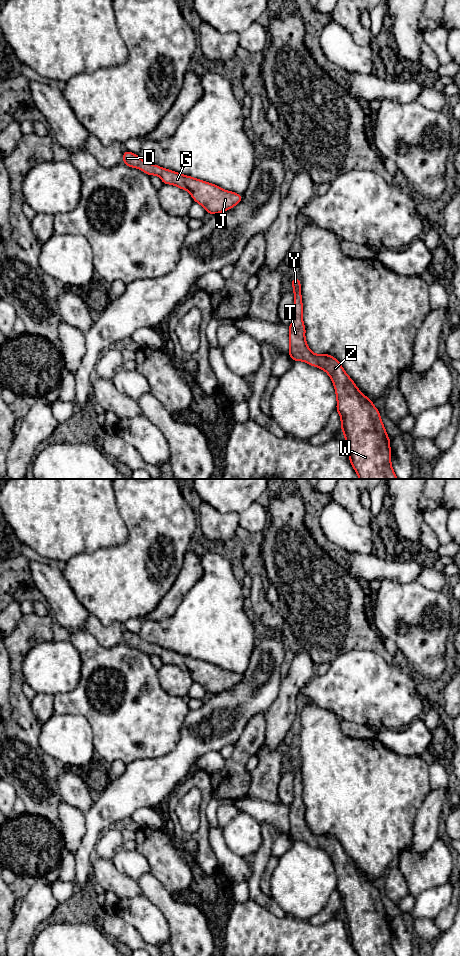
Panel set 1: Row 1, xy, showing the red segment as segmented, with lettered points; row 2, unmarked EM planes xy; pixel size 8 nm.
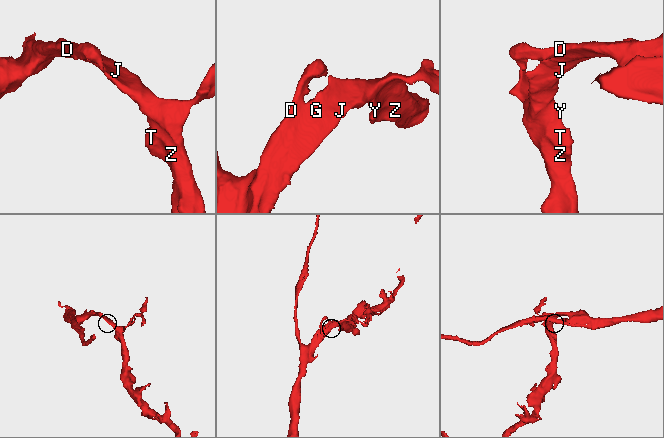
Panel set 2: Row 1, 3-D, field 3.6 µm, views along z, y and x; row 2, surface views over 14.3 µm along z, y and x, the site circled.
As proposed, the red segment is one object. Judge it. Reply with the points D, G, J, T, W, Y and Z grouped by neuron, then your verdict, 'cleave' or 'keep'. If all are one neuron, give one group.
D G J T W Y Z | keep

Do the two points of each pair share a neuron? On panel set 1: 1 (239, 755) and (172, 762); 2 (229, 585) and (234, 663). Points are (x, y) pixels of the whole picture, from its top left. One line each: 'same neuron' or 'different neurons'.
1: different neurons
2: same neuron

